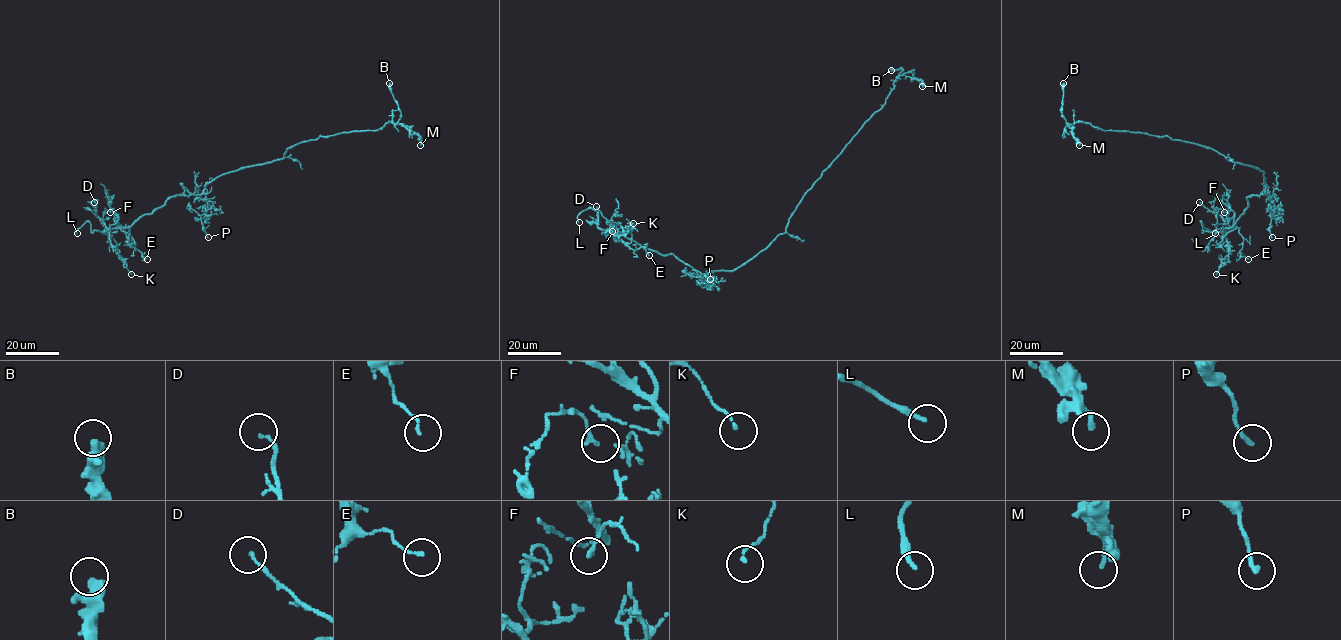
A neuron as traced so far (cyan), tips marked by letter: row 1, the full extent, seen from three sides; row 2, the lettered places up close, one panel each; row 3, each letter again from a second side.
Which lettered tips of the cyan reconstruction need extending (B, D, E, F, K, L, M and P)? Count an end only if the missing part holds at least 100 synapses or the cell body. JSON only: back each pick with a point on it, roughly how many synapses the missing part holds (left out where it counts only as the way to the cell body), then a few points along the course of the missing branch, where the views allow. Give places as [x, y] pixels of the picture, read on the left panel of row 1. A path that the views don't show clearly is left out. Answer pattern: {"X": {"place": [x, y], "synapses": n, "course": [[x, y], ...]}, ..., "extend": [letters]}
{"L": {"place": [77, 233]}, "extend": ["L"]}

